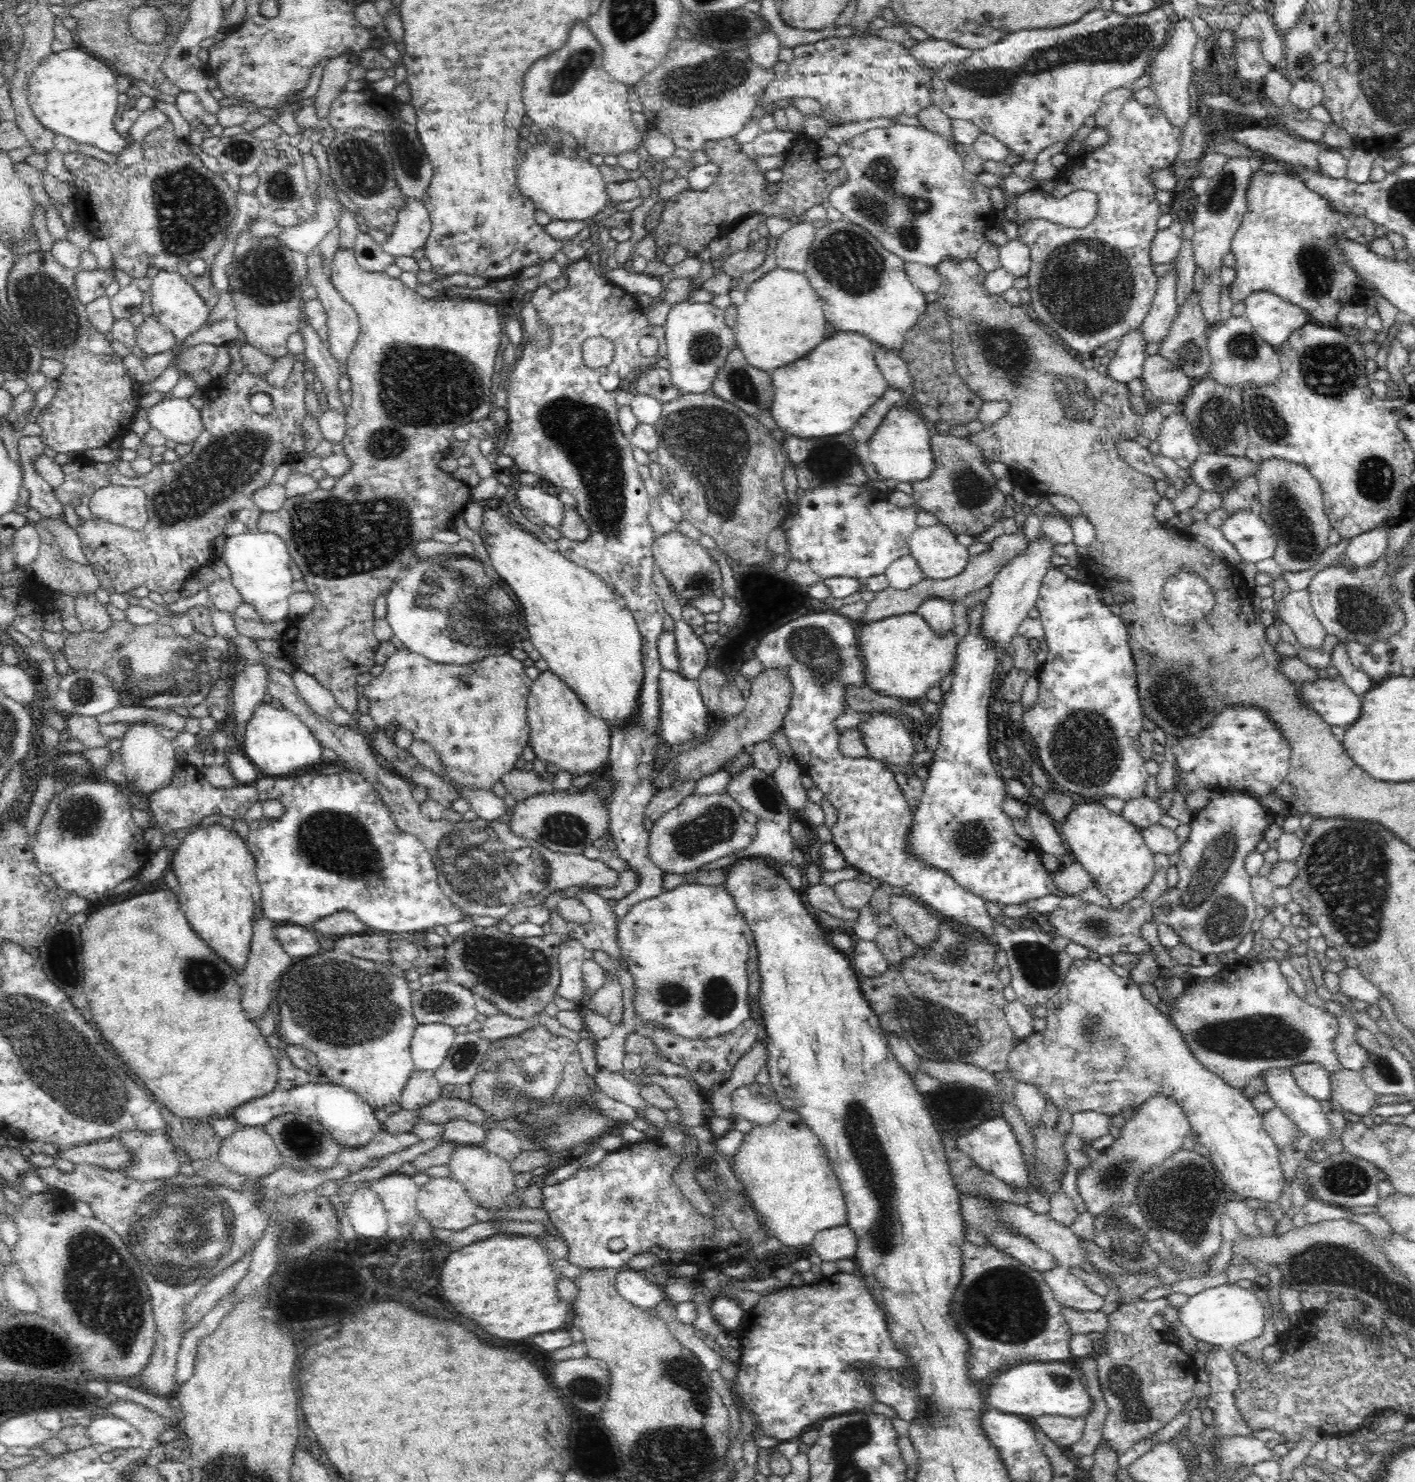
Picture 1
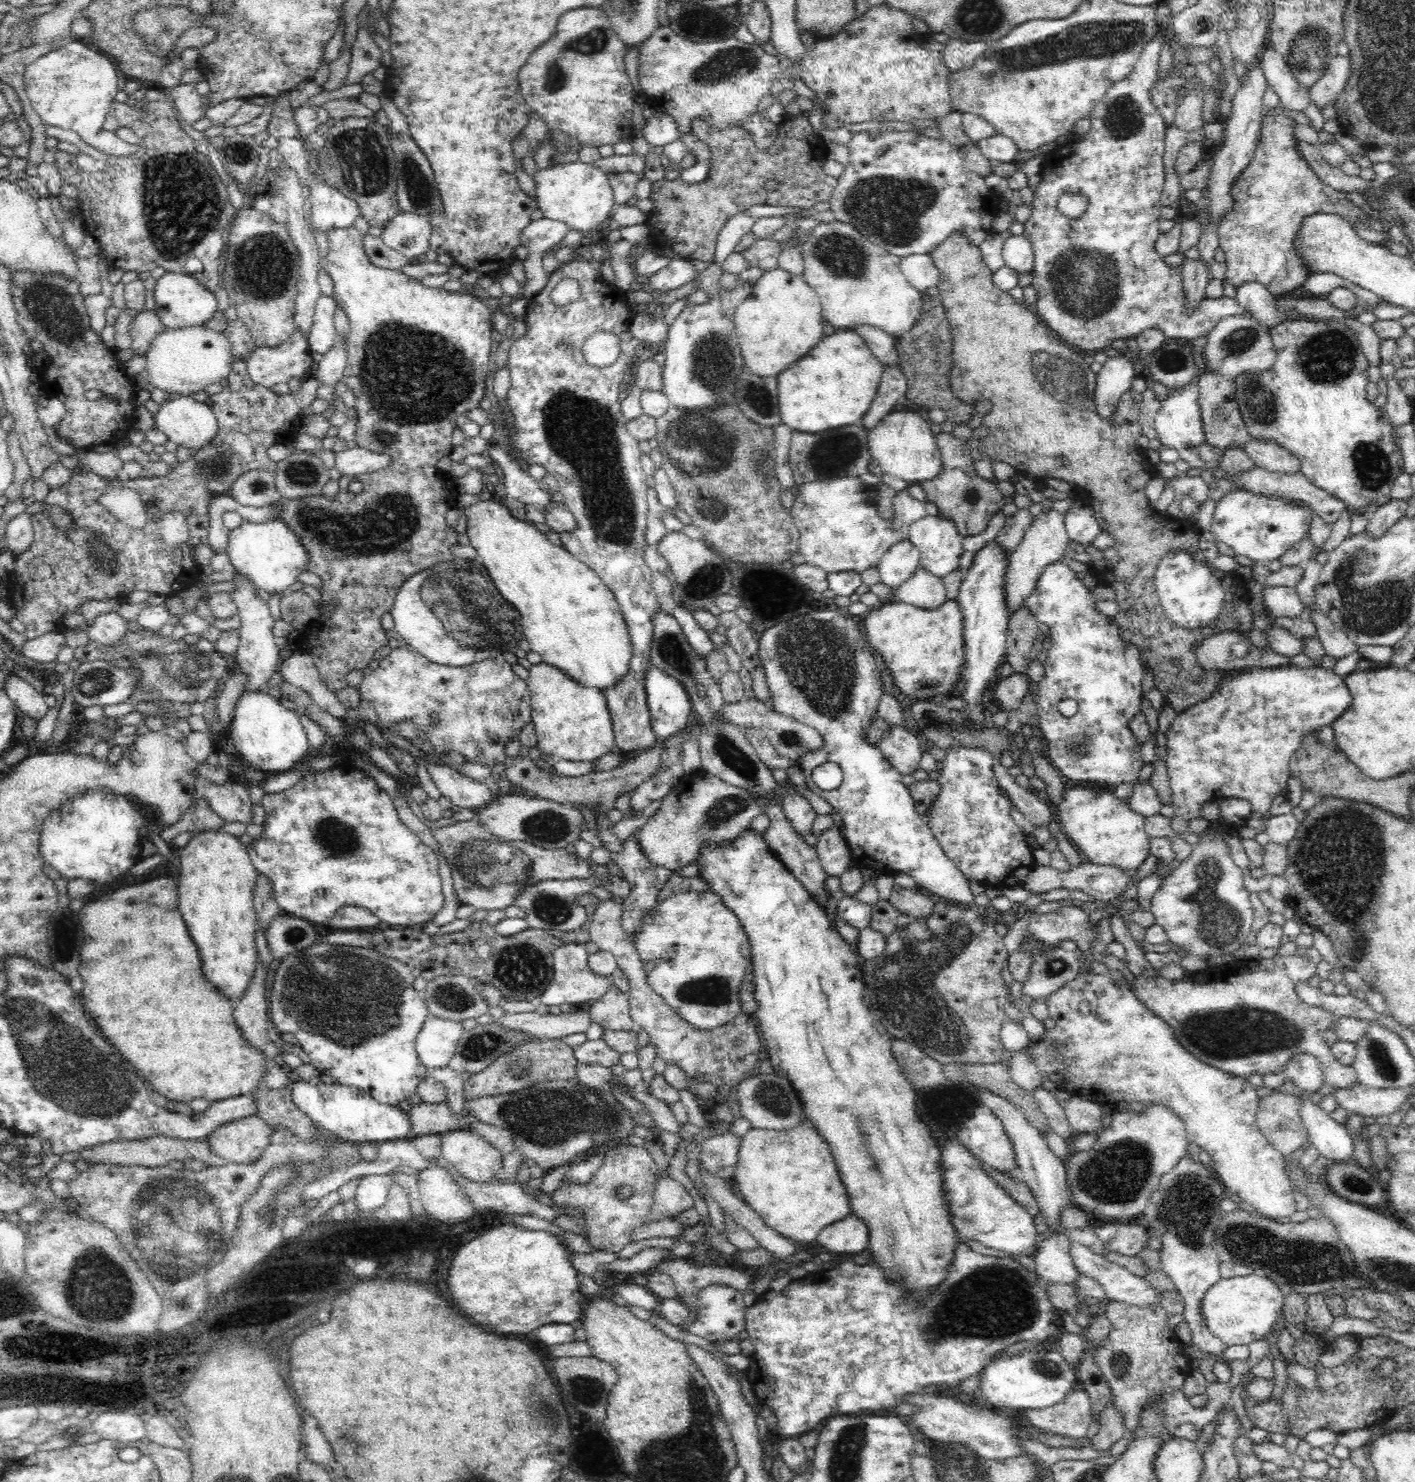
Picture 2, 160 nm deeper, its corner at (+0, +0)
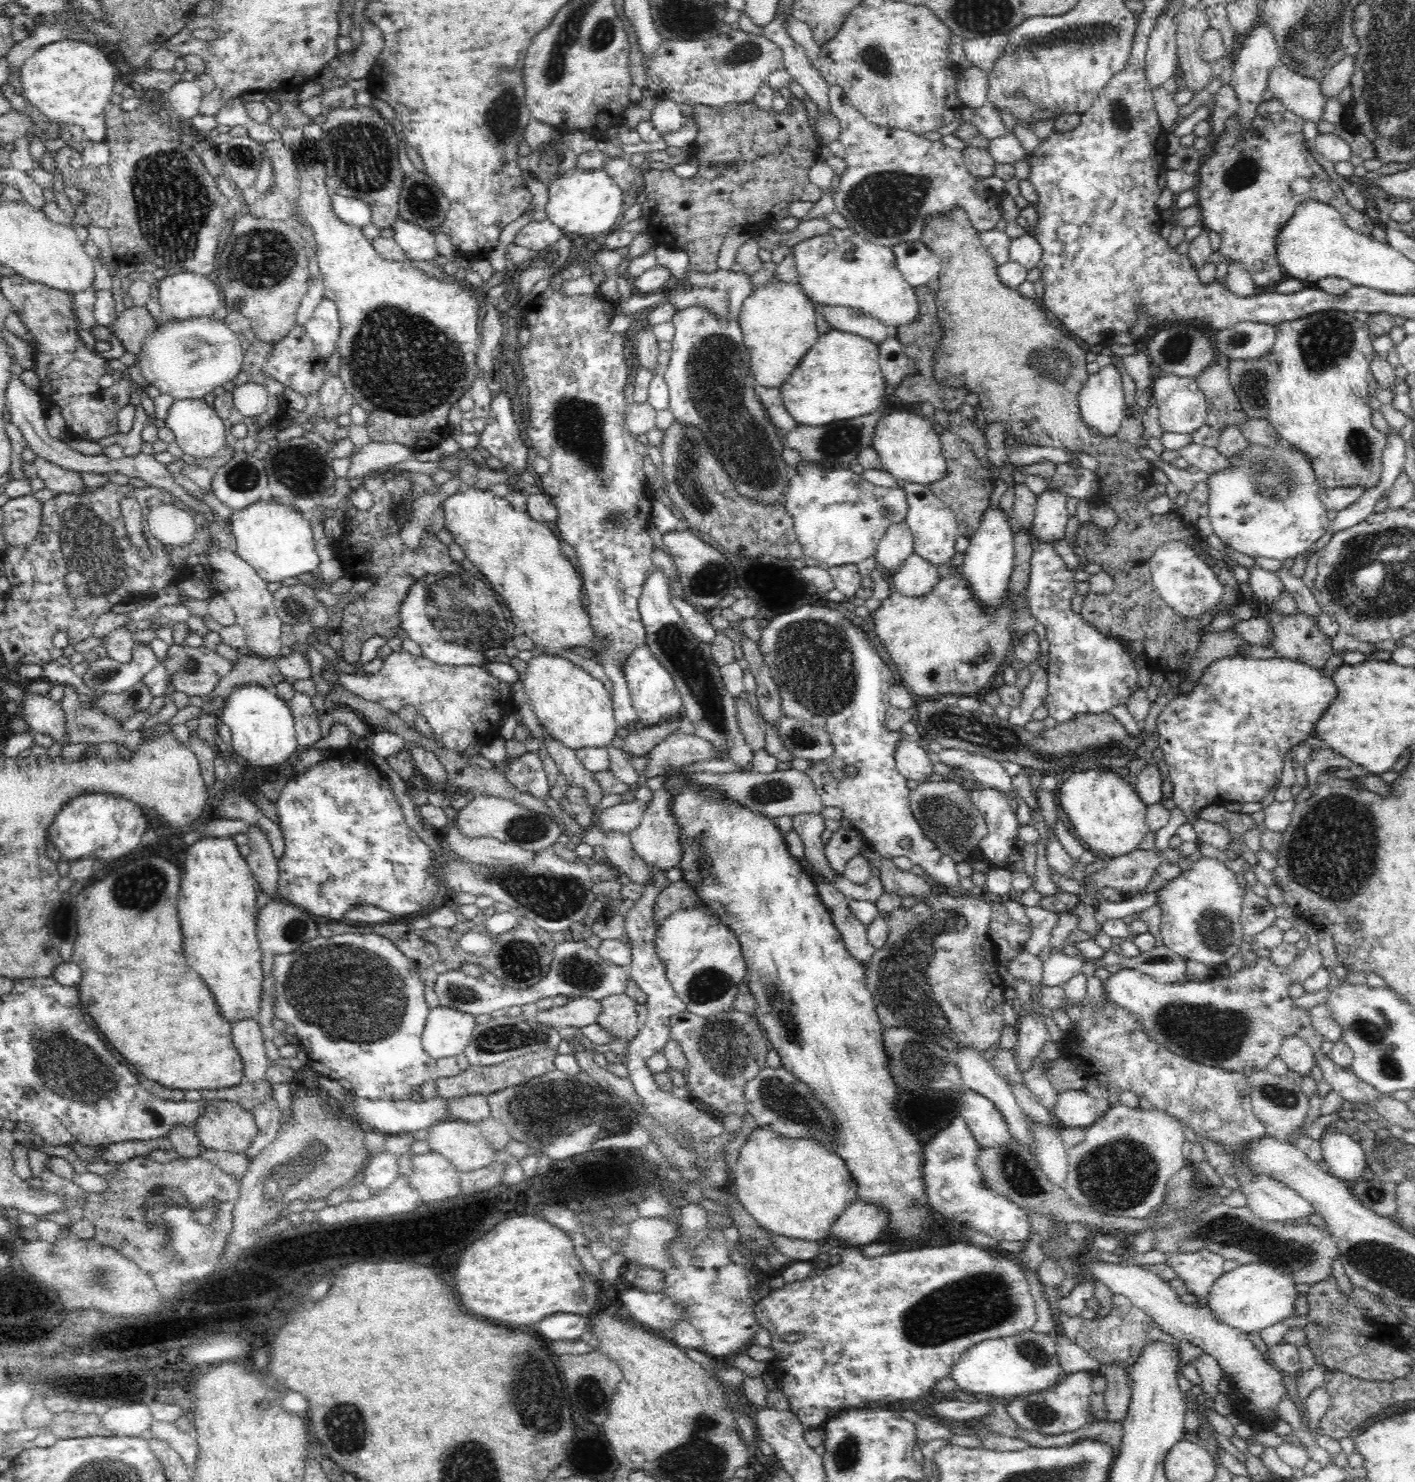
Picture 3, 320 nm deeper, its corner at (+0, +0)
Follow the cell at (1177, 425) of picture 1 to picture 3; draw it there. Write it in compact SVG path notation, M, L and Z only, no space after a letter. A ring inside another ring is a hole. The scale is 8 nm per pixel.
M1161 372L1159 378L1153 381L1151 392L1152 402L1158 407L1160 425L1164 431L1192 434L1206 423L1208 403L1196 378L1178 377Z

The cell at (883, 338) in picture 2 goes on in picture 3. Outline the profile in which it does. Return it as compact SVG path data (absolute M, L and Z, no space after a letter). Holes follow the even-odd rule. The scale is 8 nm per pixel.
M820 303L813 305L815 310L822 313L824 320L832 326L832 329L860 335L872 340L878 346L890 333L888 330L891 328L870 315L864 315L856 308L820 305Z

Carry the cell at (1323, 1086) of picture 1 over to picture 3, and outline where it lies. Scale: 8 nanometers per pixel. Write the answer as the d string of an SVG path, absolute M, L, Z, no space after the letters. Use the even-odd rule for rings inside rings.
M1296 1035L1286 1037L1281 1042L1279 1056L1288 1065L1288 1069L1297 1072L1302 1078L1310 1076L1316 1063L1312 1047Z

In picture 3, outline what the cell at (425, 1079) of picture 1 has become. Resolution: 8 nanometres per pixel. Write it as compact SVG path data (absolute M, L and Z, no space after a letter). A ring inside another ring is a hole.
M546 1049L540 1052L530 1052L517 1056L516 1058L506 1060L506 1062L495 1066L468 1066L466 1070L462 1070L456 1076L450 1078L437 1078L437 1095L444 1099L456 1099L462 1098L463 1095L482 1094L489 1095L493 1092L498 1092L503 1088L510 1085L519 1085L530 1079L543 1076L552 1070L556 1070L554 1067L553 1058L557 1055L556 1049Z

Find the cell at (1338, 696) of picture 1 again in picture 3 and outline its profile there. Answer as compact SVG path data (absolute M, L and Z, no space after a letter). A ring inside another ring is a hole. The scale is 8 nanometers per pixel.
M1242 655L1212 663L1190 692L1178 694L1164 706L1157 718L1158 747L1163 752L1173 783L1171 799L1186 816L1187 822L1192 824L1197 840L1230 853L1227 831L1214 828L1211 821L1201 820L1197 816L1199 810L1230 802L1261 802L1270 788L1280 785L1284 758L1290 747L1299 745L1314 734L1314 723L1336 693L1333 678L1323 675L1322 669L1280 657L1262 659Z

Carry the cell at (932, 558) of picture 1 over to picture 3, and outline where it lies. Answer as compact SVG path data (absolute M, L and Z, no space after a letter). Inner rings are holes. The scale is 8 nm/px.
M907 483L904 486L908 502L908 514L905 522L909 525L914 538L915 552L928 560L934 566L944 565L956 553L954 544L960 536L959 527L954 512L939 500L926 485Z

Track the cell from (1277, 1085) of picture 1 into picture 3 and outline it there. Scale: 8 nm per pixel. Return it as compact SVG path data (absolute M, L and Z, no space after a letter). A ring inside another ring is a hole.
M1329 1124L1323 1126L1322 1136L1318 1141L1322 1145L1323 1160L1329 1167L1328 1173L1345 1182L1358 1182L1362 1179L1364 1170L1370 1166L1366 1164L1366 1155L1358 1141L1346 1133L1336 1132Z

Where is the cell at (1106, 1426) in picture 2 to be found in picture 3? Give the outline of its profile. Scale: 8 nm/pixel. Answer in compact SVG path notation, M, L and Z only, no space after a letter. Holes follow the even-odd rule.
M1108 1363L1098 1366L1100 1373L1107 1380L1104 1395L1106 1405L1106 1422L1123 1422L1126 1419L1131 1401L1131 1378L1124 1365L1120 1363Z

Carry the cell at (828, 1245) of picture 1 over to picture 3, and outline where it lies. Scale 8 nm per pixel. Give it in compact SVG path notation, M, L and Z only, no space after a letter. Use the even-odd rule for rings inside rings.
M856 1199L839 1216L829 1235L844 1240L848 1245L865 1247L878 1242L889 1221L886 1209Z

